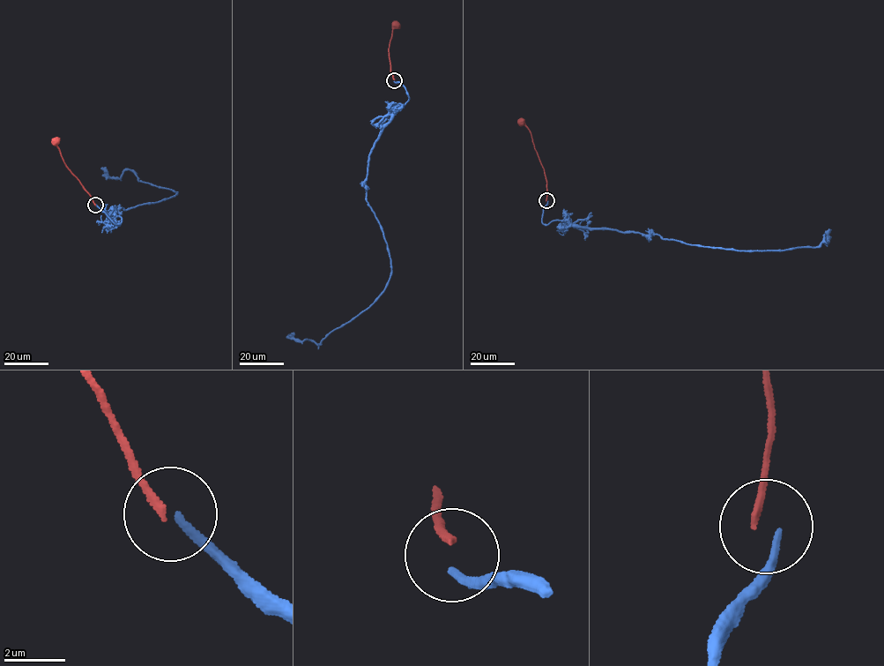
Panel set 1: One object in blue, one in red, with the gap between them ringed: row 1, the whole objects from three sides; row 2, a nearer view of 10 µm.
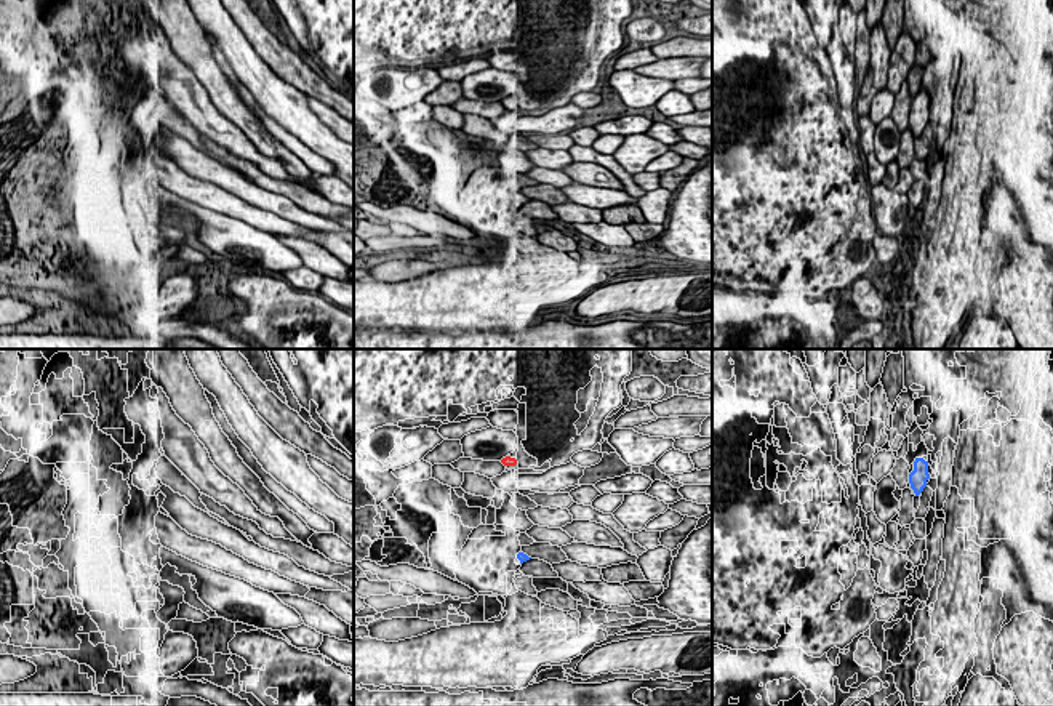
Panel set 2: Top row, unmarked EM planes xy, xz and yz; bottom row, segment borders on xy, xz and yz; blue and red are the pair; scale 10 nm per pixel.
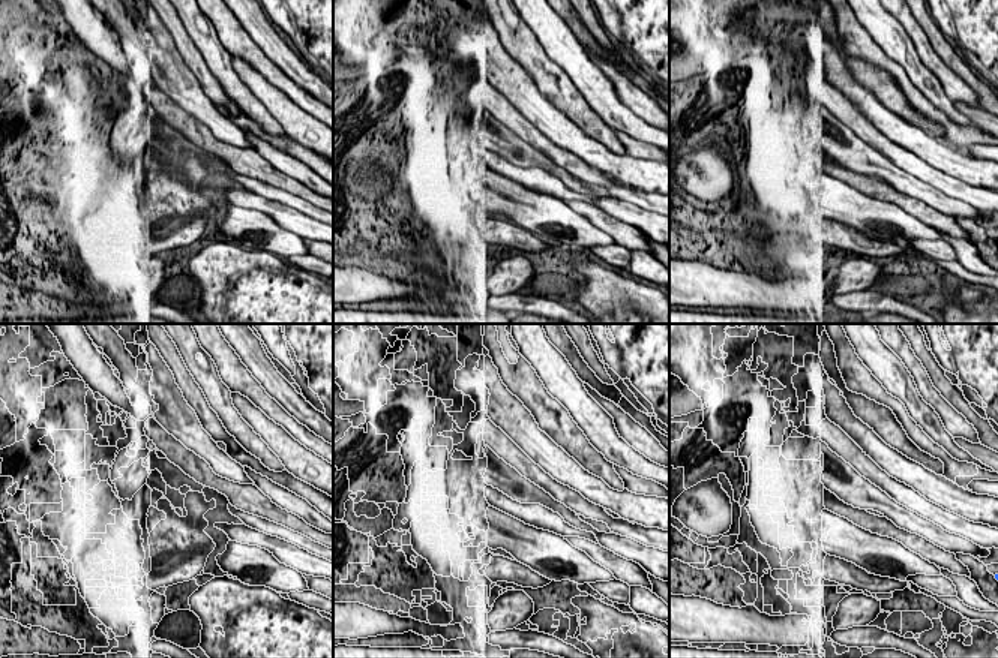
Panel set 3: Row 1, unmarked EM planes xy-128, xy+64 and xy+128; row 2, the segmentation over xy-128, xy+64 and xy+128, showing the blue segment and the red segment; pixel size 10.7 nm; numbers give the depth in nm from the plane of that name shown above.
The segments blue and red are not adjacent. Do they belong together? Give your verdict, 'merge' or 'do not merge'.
do not merge

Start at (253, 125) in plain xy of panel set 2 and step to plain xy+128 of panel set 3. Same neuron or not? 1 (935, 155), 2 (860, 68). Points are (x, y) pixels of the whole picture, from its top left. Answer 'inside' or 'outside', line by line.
1: outside
2: outside

